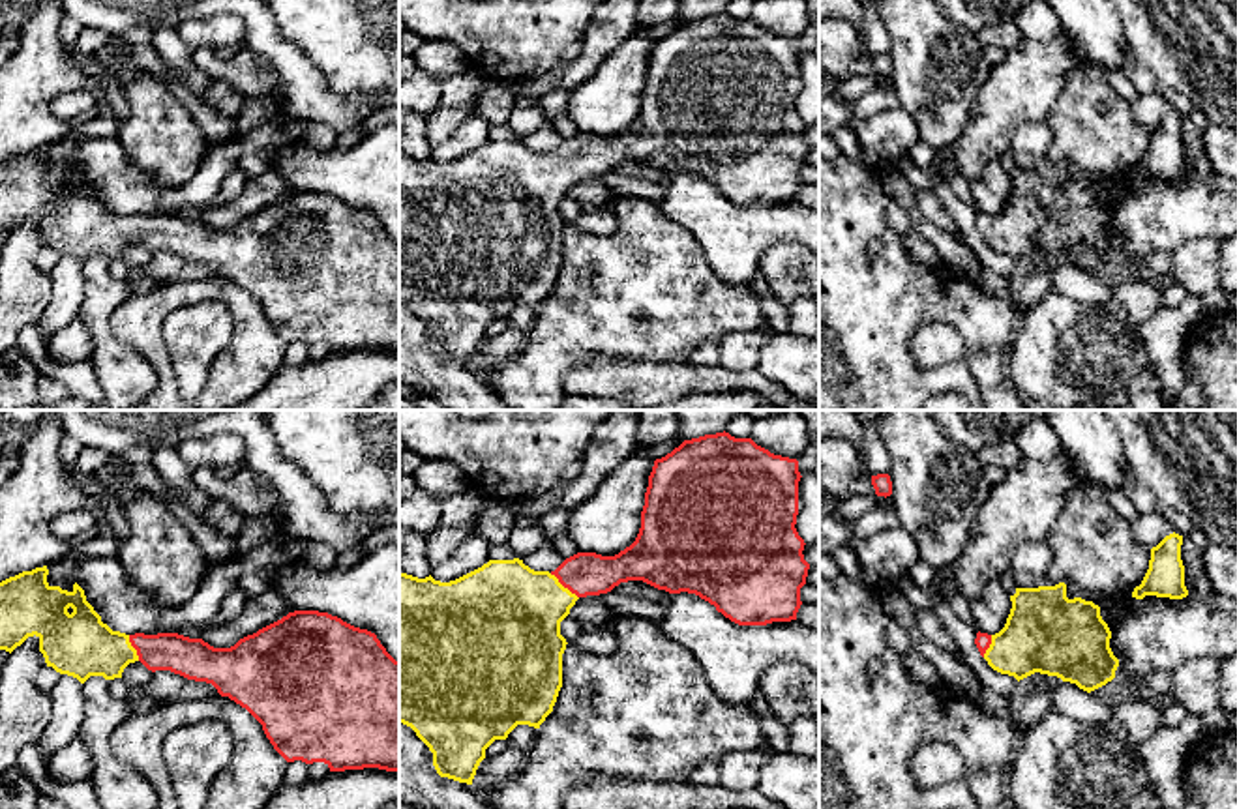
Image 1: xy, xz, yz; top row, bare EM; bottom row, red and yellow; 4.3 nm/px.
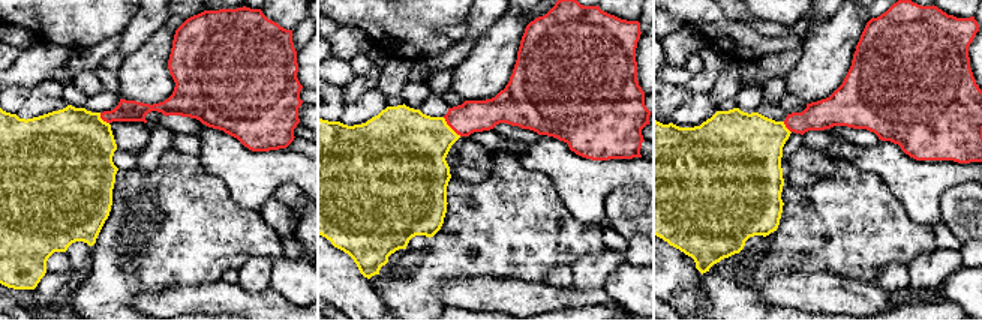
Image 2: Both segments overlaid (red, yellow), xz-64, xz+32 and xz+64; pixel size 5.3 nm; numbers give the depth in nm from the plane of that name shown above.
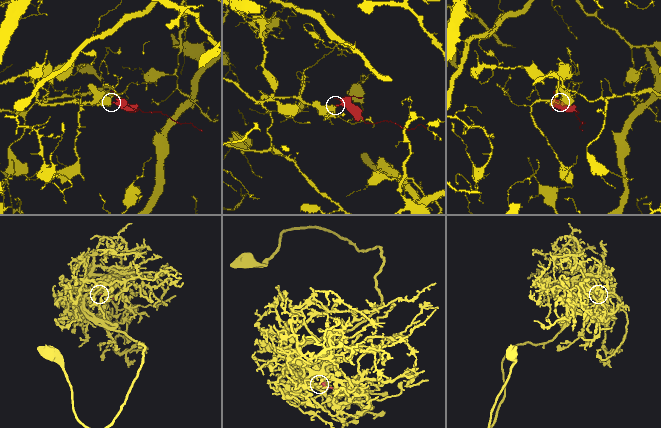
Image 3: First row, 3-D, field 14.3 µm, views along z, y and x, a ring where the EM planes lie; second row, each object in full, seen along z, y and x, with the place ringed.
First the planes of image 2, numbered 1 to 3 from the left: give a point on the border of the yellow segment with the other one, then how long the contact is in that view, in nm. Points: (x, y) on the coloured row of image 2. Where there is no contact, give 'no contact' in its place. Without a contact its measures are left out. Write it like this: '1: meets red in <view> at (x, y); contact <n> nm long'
1: meets red in xz-64 at (102, 119); contact 80 nm long
2: meets red in xz+32 at (452, 128); contact 140 nm long
3: meets red in xz+64 at (786, 126); contact 80 nm long

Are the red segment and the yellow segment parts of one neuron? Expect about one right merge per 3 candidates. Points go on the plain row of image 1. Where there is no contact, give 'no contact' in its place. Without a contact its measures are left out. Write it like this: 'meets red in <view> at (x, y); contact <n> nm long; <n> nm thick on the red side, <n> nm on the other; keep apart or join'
meets red in xz at (565, 167); contact 170 nm long; 190 nm thick on the red side, 400 nm on the other; join

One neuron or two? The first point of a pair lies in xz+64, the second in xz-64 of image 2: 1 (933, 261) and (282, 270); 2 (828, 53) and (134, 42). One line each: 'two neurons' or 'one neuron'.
1: two neurons
2: two neurons

